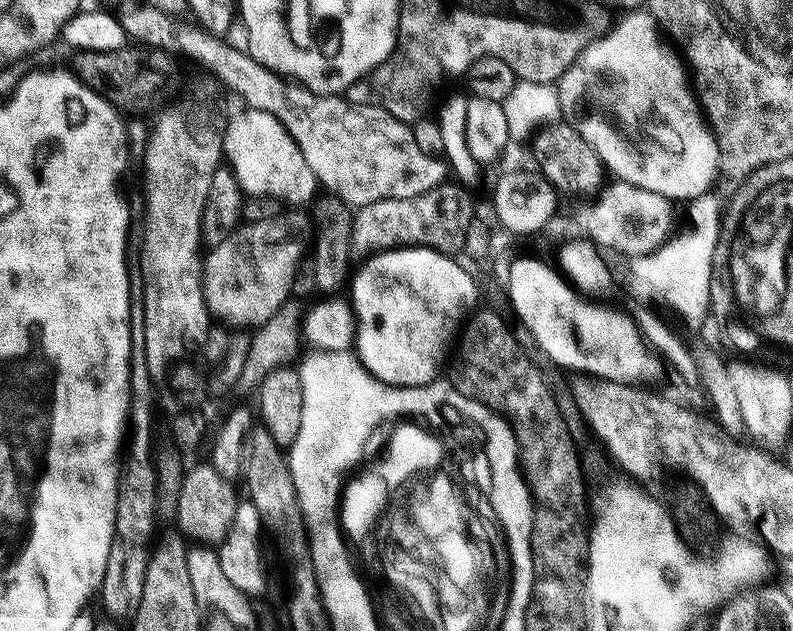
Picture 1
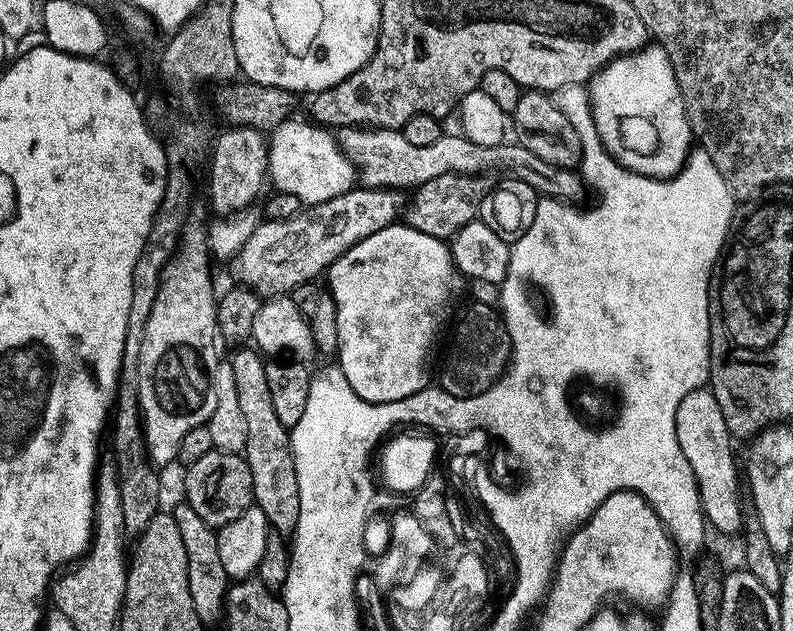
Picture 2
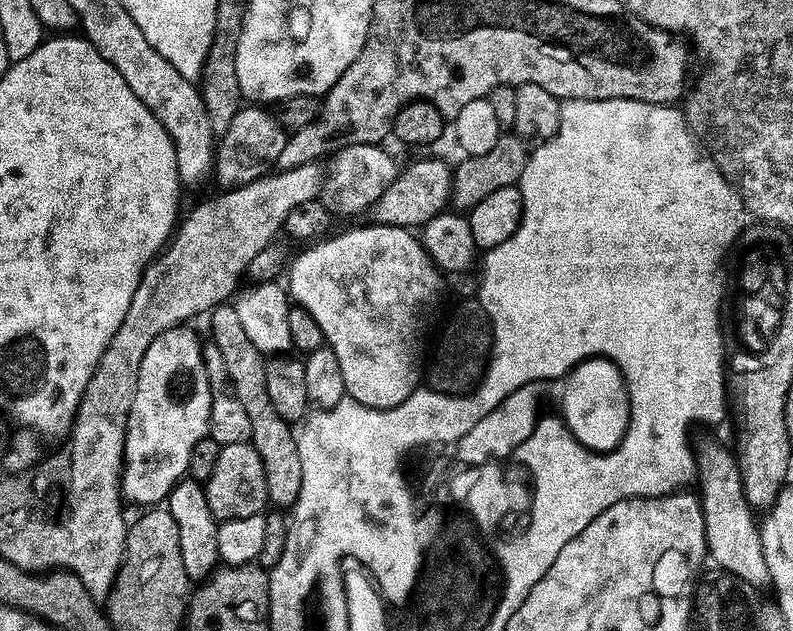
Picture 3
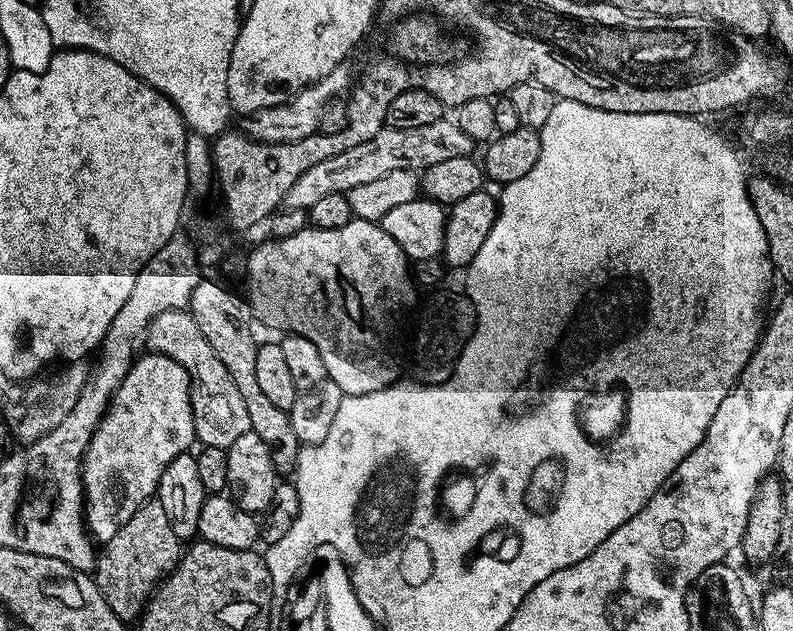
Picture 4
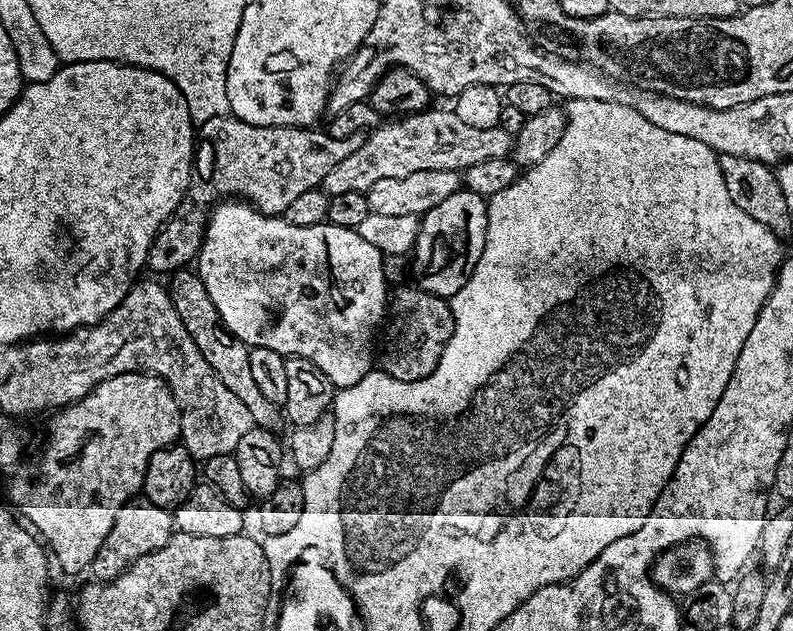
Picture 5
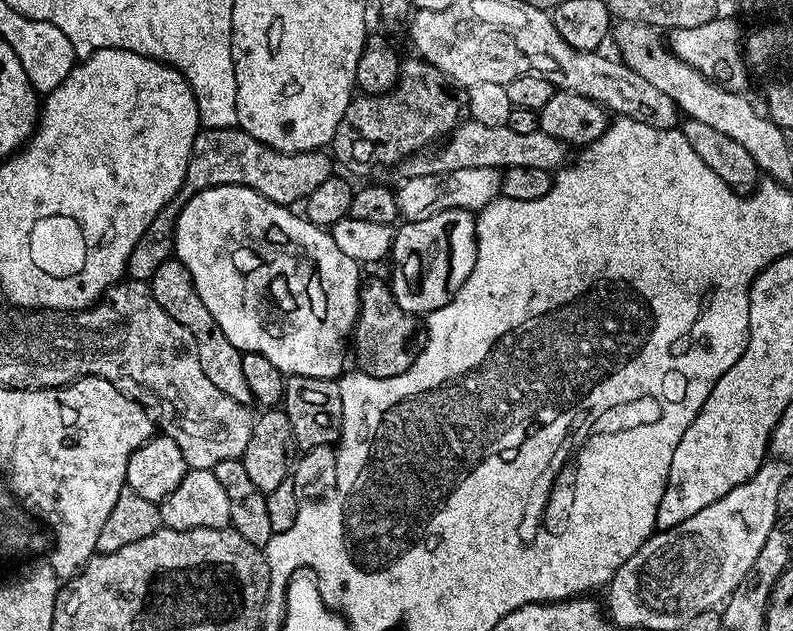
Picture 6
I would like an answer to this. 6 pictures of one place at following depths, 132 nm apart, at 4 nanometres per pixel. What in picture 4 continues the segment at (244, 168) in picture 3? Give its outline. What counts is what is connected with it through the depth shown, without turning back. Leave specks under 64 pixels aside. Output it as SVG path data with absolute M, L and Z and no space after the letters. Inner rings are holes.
M345 62L334 66L334 70L330 70L328 76L324 76L314 84L309 84L301 92L291 96L285 104L270 106L245 115L243 117L244 125L242 125L244 135L251 140L261 140L264 144L293 144L307 136L317 135L320 132L322 114L326 110L326 106L340 98L340 95L343 97L354 83L350 65L351 63Z

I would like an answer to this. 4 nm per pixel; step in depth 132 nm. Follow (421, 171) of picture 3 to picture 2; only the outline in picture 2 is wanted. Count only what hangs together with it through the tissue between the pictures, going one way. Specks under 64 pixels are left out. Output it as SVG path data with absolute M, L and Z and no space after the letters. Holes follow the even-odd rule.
M357 186L338 198L330 198L330 202L310 204L301 207L294 218L285 220L264 220L246 238L242 250L230 261L232 272L245 288L252 288L264 298L275 298L291 294L299 284L307 284L317 279L316 275L327 273L328 267L346 250L353 248L362 238L370 238L370 234L378 234L386 226L397 223L406 207L406 196L403 191L394 188L365 188Z

